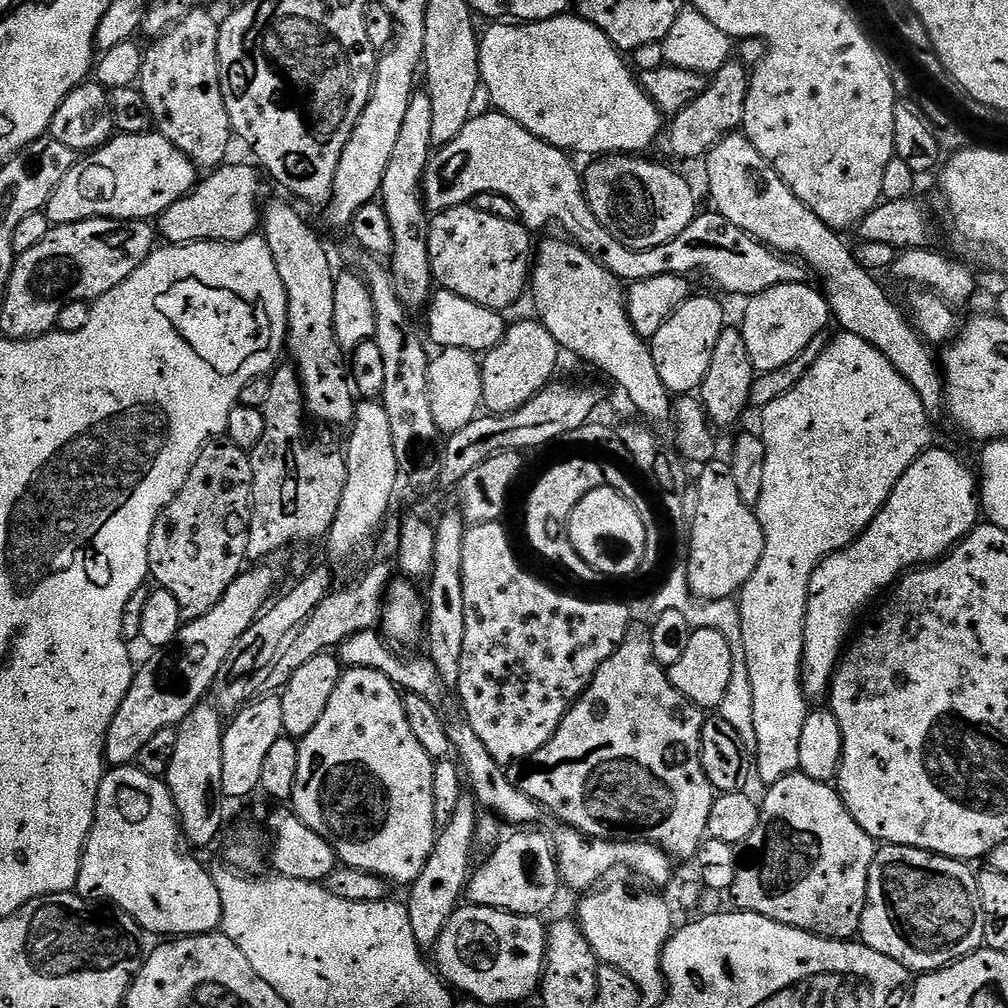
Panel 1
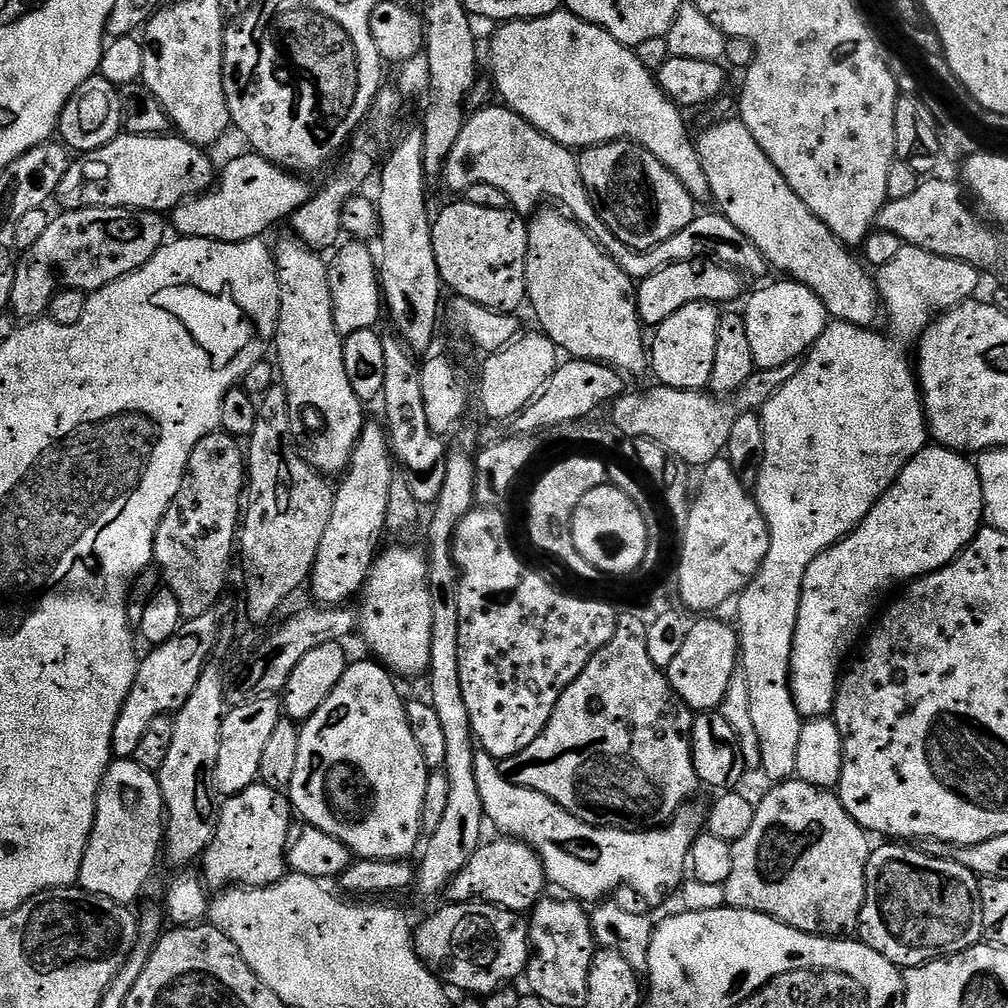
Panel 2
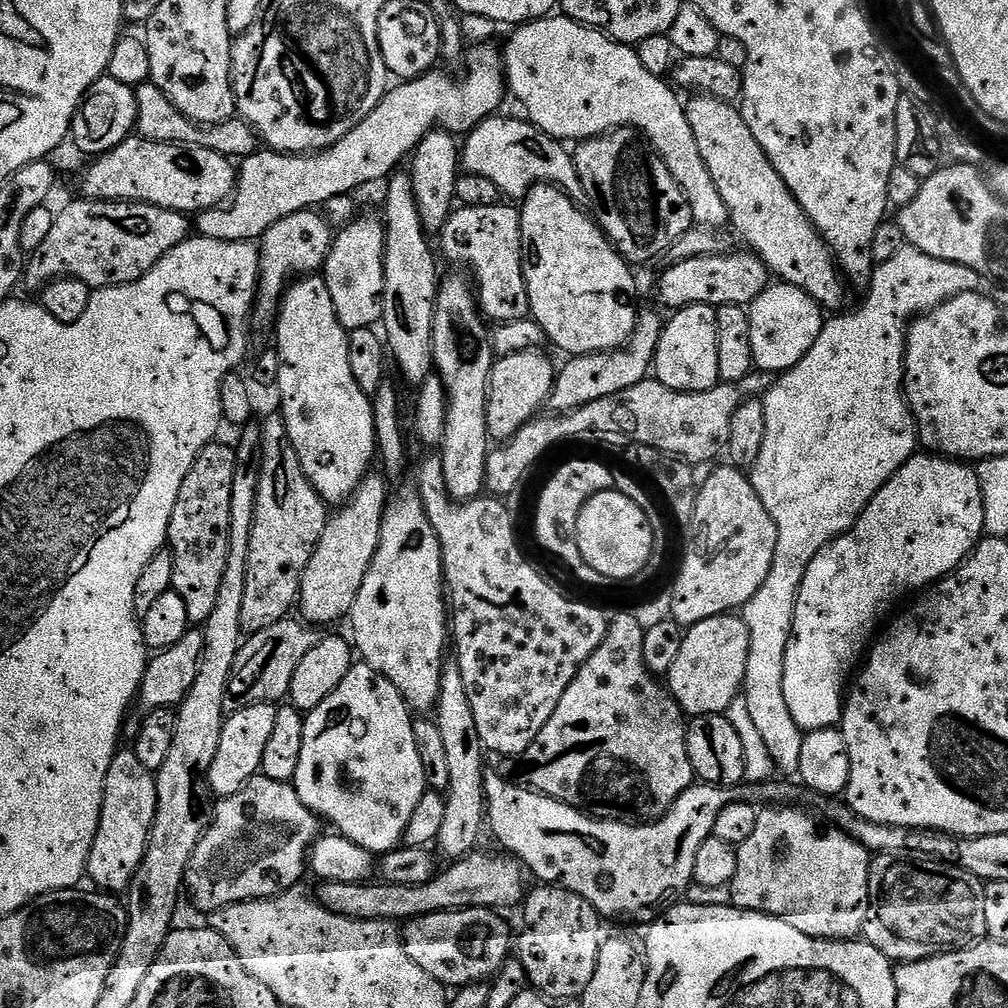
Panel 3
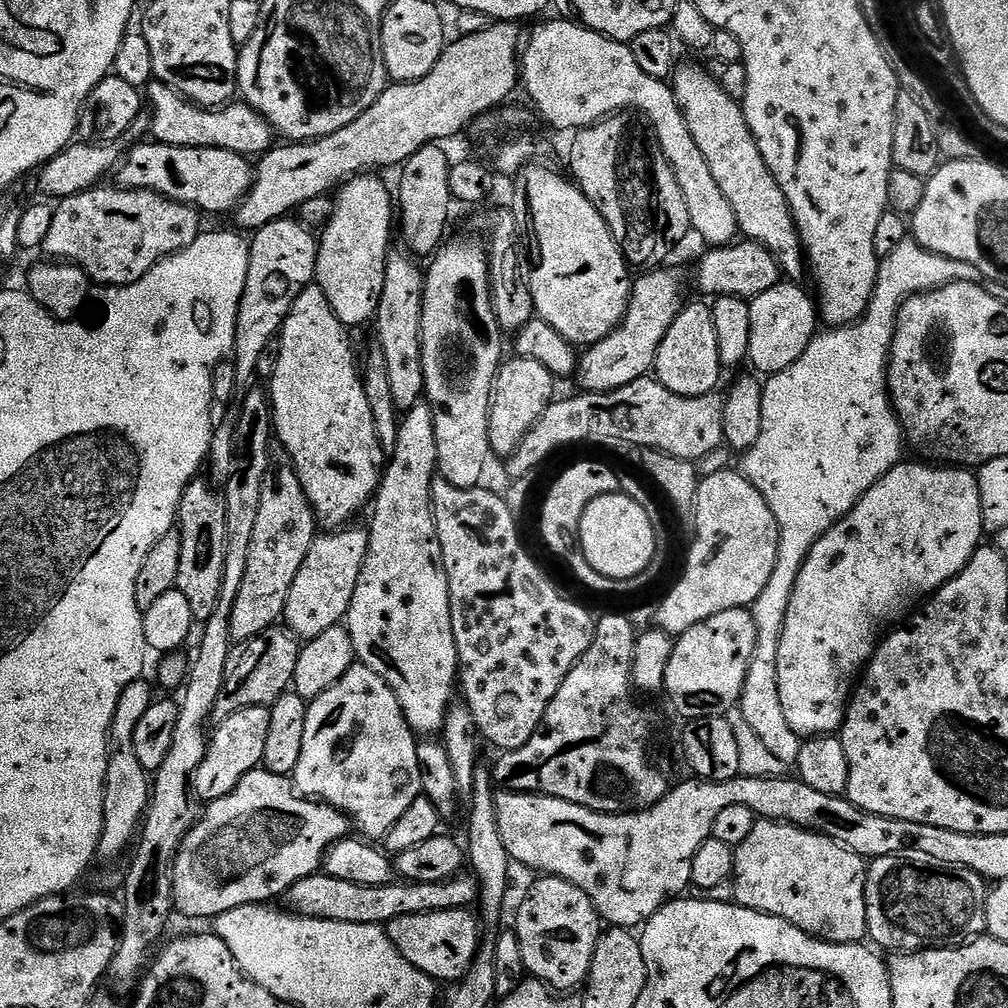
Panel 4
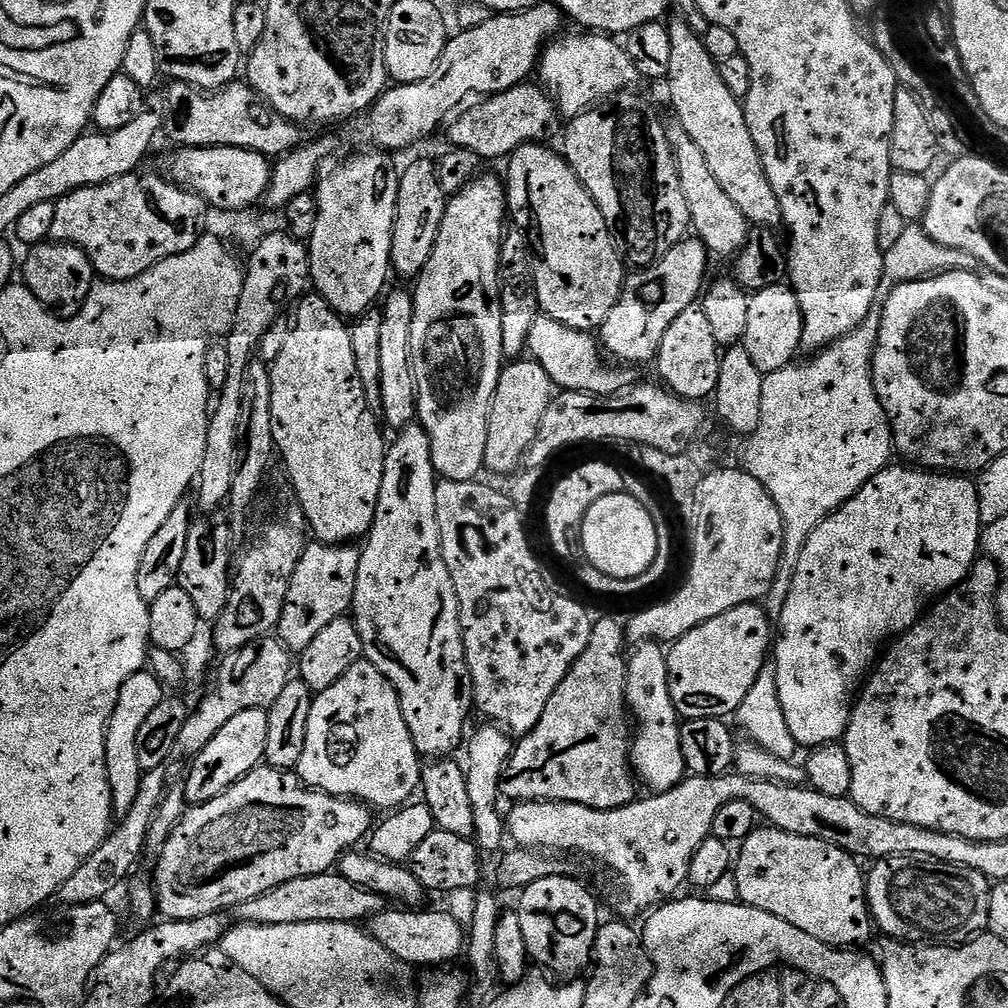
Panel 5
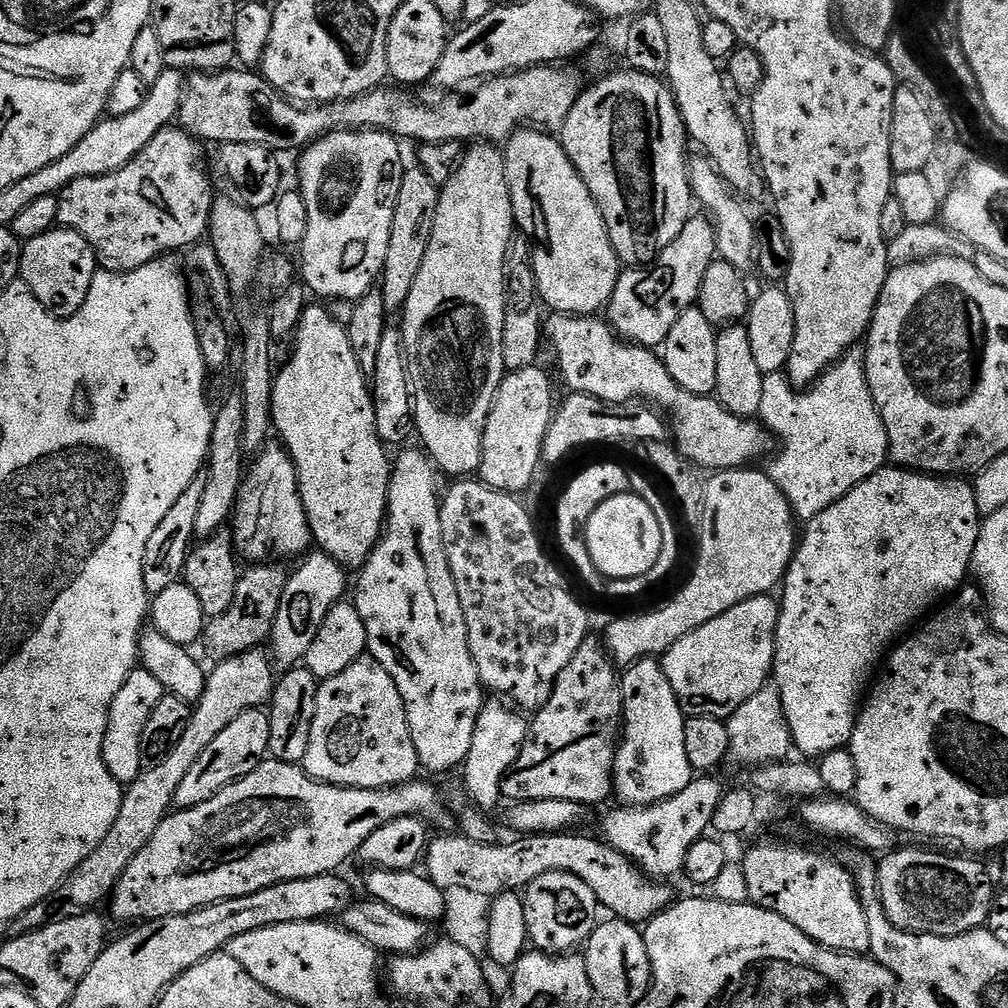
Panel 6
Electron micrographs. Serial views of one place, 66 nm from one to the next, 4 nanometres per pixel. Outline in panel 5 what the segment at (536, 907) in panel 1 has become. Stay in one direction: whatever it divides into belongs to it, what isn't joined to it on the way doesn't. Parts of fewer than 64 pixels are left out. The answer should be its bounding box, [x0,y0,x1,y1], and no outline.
[234,871,386,926]

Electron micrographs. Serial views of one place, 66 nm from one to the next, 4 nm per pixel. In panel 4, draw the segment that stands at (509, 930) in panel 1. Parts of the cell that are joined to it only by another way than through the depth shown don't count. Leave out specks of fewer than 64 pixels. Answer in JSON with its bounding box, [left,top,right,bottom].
[386,908,482,982]

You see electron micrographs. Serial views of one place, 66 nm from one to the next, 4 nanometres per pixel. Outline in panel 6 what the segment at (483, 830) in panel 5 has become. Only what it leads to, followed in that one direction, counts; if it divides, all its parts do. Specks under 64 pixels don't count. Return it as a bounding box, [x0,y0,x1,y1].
[462,698,529,814]

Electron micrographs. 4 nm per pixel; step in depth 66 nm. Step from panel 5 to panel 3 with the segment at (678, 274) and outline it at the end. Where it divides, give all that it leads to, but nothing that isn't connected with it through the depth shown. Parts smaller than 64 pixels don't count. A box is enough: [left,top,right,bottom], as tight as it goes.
[547,311,665,414]

